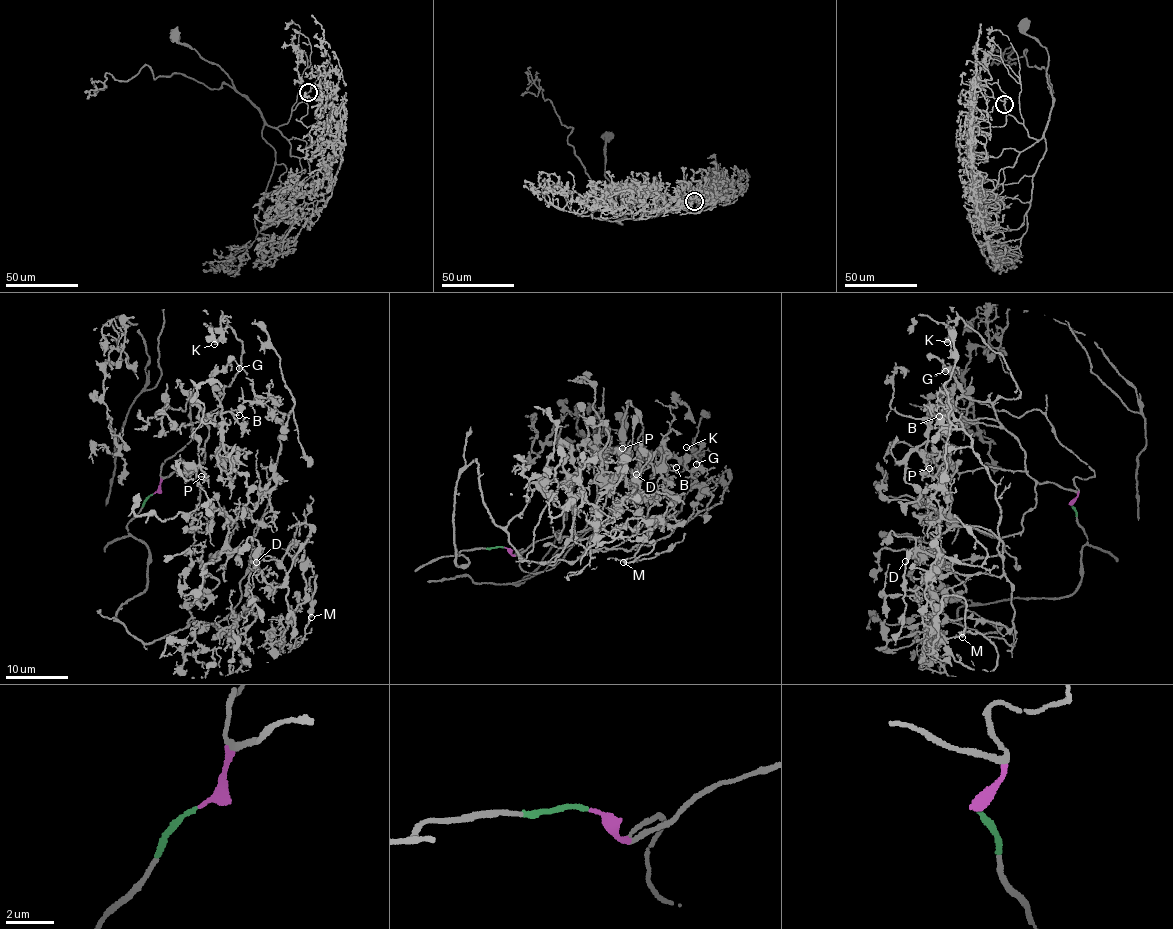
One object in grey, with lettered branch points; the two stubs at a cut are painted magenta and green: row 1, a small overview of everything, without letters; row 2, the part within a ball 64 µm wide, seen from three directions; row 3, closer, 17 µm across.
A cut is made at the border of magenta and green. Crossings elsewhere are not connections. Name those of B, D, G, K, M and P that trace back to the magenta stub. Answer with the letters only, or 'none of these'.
B, G, K, P

